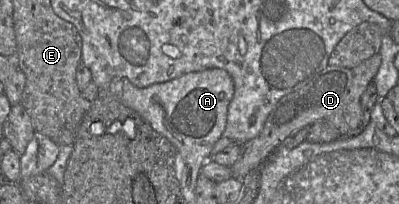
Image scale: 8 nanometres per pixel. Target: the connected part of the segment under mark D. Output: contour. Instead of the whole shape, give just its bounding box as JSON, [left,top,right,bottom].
[231,53,381,179]

